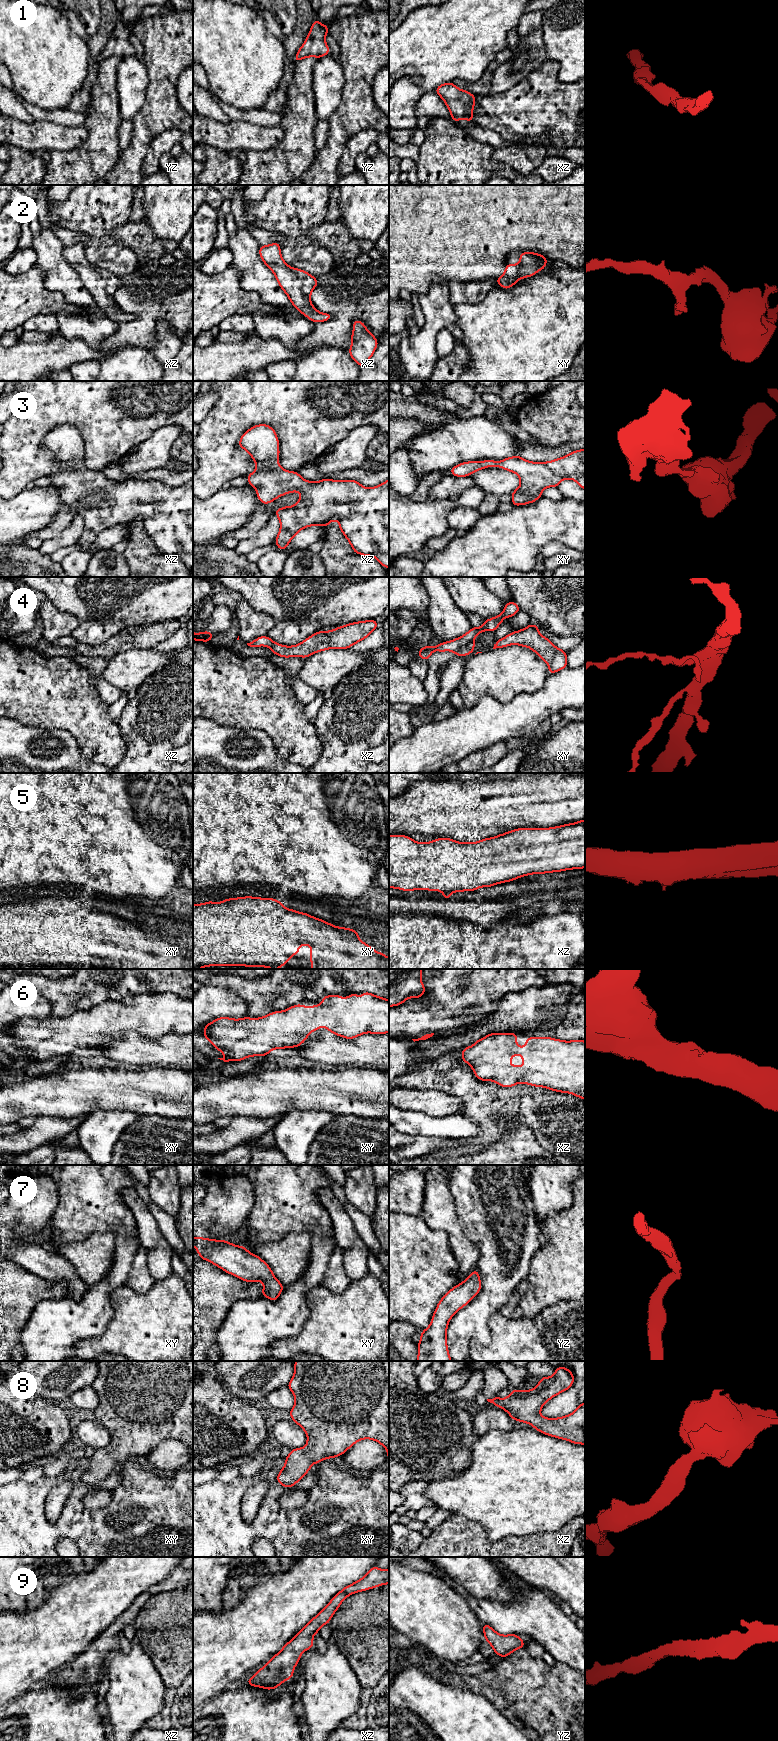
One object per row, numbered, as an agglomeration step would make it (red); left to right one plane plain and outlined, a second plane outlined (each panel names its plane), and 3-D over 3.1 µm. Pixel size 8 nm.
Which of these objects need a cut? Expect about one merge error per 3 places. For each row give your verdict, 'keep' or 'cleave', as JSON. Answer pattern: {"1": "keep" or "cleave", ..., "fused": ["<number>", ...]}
{"1": "keep", "2": "keep", "3": "keep", "4": "cleave", "5": "keep", "6": "keep", "7": "keep", "8": "keep", "9": "keep", "fused": ["4"]}

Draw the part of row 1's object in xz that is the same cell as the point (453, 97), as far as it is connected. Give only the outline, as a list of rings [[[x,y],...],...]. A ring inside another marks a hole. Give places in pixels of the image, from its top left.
[[[452,82],[439,85],[434,92],[445,102],[454,122],[461,120],[463,117],[467,122],[473,121],[476,97],[472,93],[459,89]]]

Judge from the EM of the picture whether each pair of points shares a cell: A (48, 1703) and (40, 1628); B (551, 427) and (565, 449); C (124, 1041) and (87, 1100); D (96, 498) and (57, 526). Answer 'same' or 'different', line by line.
A: different
B: different
C: different
D: same

